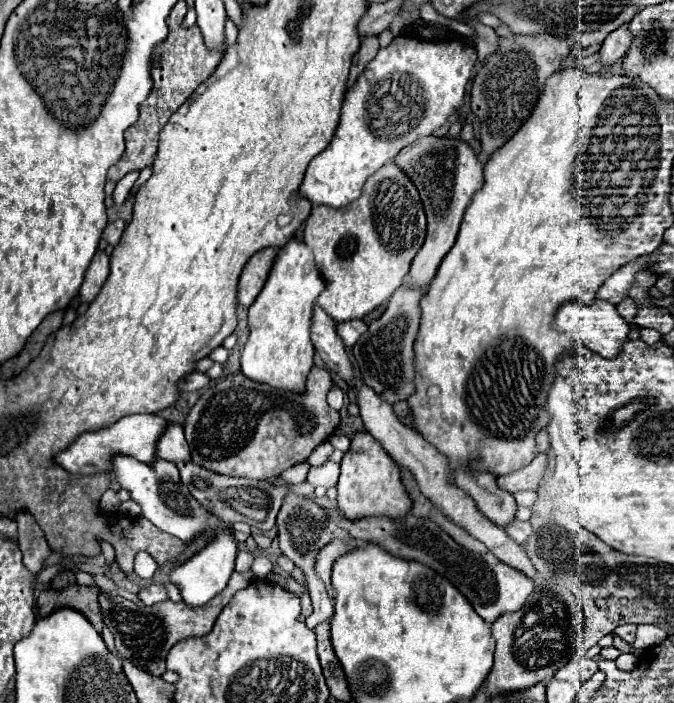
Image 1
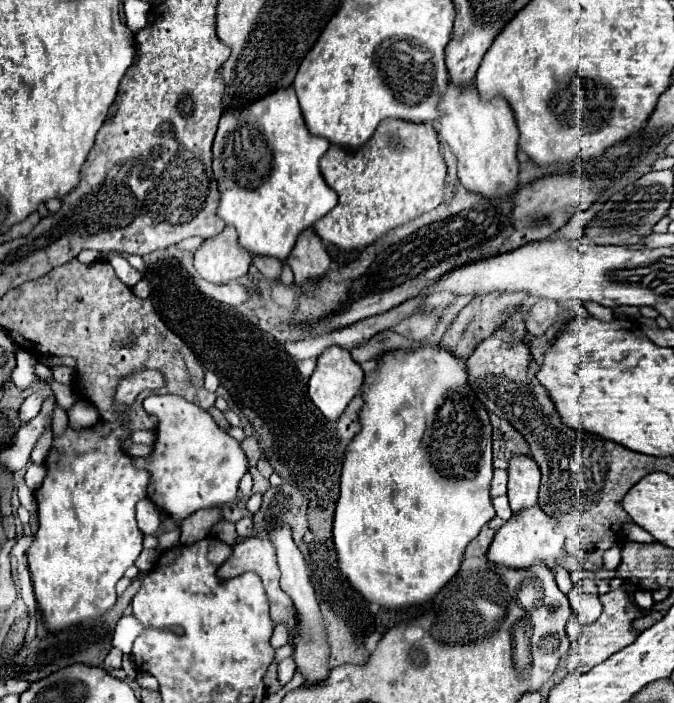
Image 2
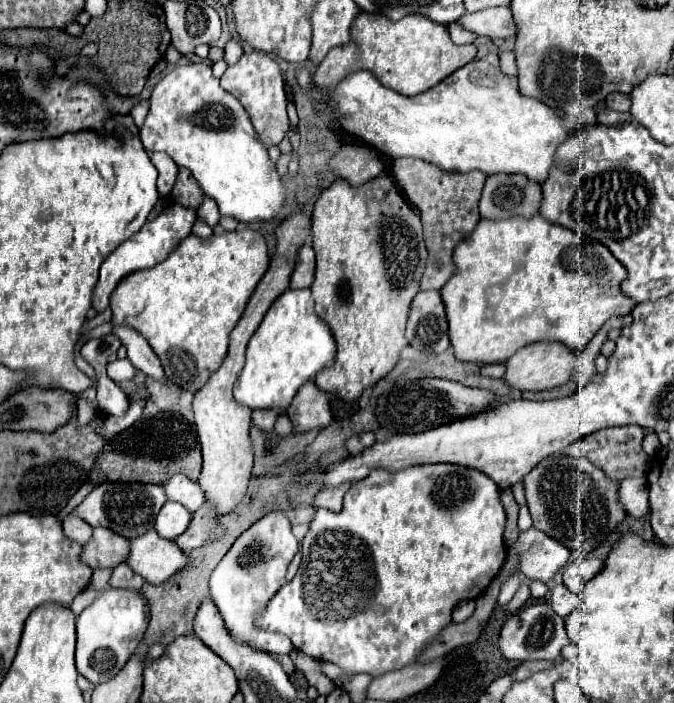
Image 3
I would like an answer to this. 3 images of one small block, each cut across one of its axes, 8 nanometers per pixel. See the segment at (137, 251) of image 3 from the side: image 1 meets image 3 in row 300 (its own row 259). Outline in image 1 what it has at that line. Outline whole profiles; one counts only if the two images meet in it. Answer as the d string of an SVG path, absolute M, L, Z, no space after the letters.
M98 250L96 256L92 258L92 264L90 264L90 268L86 270L84 282L82 282L82 286L80 286L80 292L78 292L80 302L90 304L90 302L98 296L98 292L100 292L100 288L104 286L108 274L110 274L108 256L104 254L104 250Z

